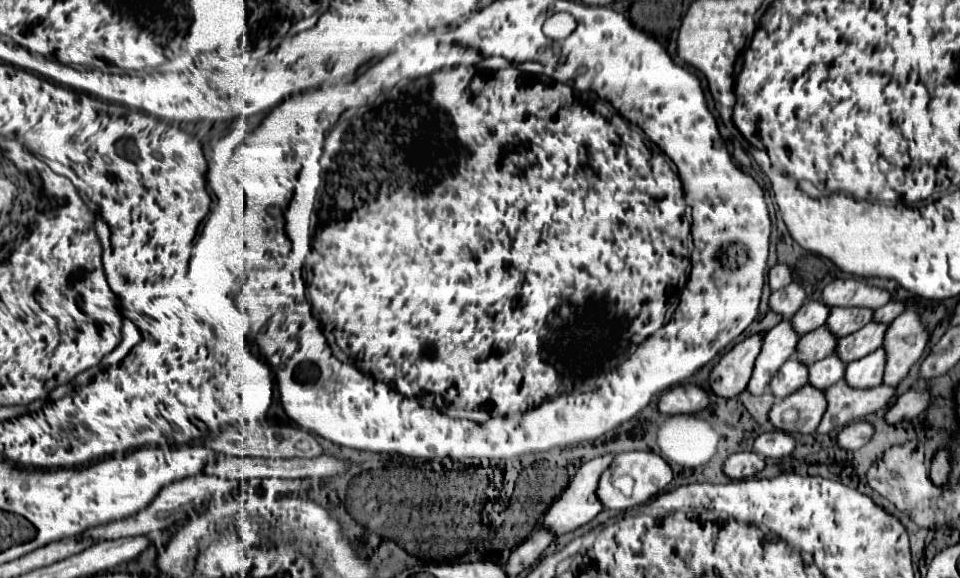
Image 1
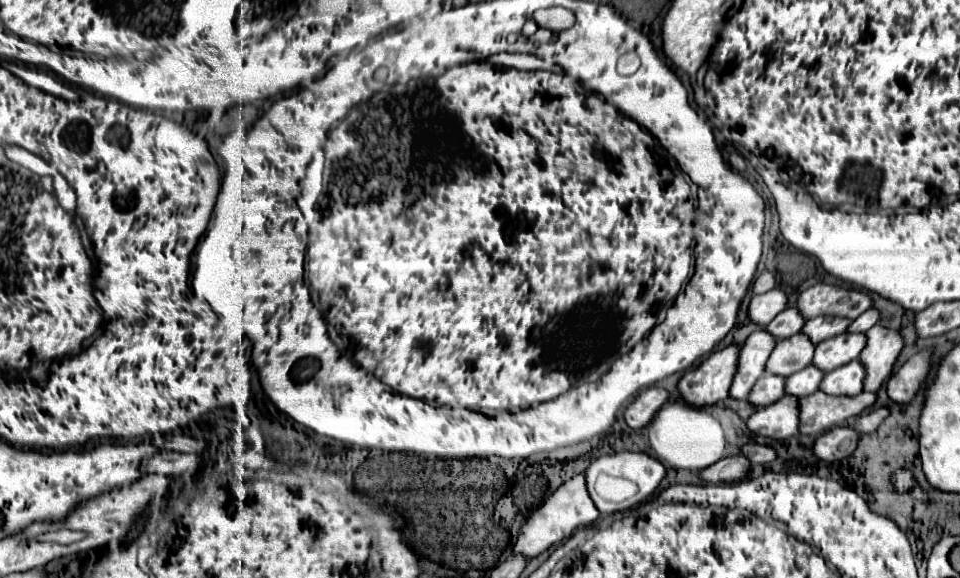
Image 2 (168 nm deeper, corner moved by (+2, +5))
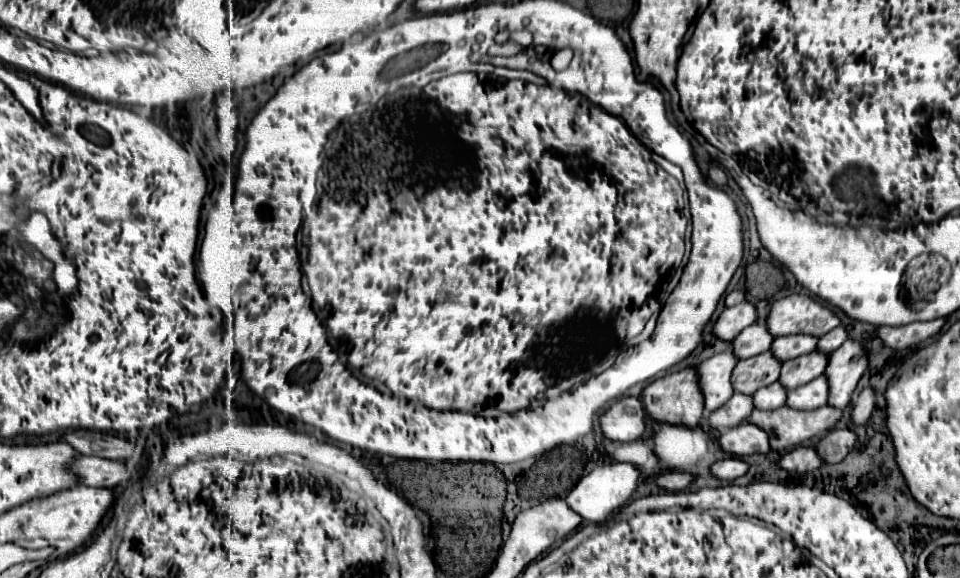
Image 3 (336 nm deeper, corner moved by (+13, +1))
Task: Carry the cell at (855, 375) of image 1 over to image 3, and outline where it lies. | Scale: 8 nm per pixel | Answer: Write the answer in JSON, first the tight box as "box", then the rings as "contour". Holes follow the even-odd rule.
{"box":[788,375,828,409],"contour":[[[822,375],[798,389],[788,391],[788,401],[794,409],[818,409],[828,405],[828,379]]]}

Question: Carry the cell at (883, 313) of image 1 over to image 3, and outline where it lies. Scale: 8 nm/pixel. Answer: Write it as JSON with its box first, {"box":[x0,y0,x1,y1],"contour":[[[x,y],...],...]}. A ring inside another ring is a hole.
{"box":[818,327,848,353],"contour":[[[836,327],[836,329],[832,329],[830,333],[826,333],[826,335],[820,337],[818,349],[822,349],[824,353],[832,353],[832,351],[838,349],[846,339],[848,339],[846,329],[844,329],[844,327]]]}

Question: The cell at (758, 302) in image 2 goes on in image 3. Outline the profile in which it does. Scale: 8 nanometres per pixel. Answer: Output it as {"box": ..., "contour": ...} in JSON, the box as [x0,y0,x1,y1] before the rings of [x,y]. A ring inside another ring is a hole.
{"box":[714,301,758,341],"contour":[[[742,301],[740,305],[728,307],[722,311],[722,315],[718,317],[718,321],[714,325],[714,335],[720,339],[732,341],[740,335],[742,329],[756,323],[756,319],[758,319],[758,311],[756,311],[754,303]]]}

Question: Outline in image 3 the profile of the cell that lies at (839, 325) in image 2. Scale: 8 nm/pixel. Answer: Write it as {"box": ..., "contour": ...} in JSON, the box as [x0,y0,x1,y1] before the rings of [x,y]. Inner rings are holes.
{"box":[772,333,818,361],"contour":[[[806,333],[784,335],[784,337],[774,339],[772,353],[780,361],[786,361],[786,359],[794,359],[804,353],[812,353],[816,349],[816,345],[818,345],[818,337],[814,337],[814,335],[806,335]]]}

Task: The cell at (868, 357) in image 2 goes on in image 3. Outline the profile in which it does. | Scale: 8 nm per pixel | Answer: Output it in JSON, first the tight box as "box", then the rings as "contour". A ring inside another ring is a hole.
{"box":[826,339,868,409],"contour":[[[856,339],[844,341],[830,353],[826,377],[830,381],[830,405],[846,409],[852,403],[854,389],[868,369],[868,353]]]}

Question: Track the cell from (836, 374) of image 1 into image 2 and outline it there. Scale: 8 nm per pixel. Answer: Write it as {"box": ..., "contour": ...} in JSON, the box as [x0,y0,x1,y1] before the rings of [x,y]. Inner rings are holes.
{"box":[785,365,823,397],"contour":[[[809,365],[803,371],[797,371],[789,379],[785,379],[785,393],[793,397],[805,397],[809,393],[815,393],[821,377],[823,373],[817,367]]]}

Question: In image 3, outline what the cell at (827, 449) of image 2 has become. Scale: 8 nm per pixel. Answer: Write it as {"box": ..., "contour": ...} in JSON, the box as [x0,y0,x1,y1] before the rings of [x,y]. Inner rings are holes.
{"box":[780,447,826,473],"contour":[[[796,447],[782,455],[780,467],[786,471],[798,471],[798,473],[808,473],[814,469],[820,469],[826,461],[818,455],[814,447]]]}

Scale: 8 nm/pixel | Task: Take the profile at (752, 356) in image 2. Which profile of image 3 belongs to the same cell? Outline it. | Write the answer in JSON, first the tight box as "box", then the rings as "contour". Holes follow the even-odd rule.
{"box":[696,351,738,411],"contour":[[[734,351],[718,353],[706,361],[702,361],[696,369],[702,377],[702,393],[706,397],[706,411],[714,411],[722,407],[734,393],[732,387],[732,371],[738,365],[738,357]]]}

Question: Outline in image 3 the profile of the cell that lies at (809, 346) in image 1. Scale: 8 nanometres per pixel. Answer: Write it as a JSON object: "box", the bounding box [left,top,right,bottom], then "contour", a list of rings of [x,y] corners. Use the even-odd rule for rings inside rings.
{"box":[732,351,782,395],"contour":[[[766,351],[740,361],[734,369],[732,385],[740,393],[754,395],[758,389],[778,381],[780,369],[782,369],[782,361],[776,359],[772,351]]]}

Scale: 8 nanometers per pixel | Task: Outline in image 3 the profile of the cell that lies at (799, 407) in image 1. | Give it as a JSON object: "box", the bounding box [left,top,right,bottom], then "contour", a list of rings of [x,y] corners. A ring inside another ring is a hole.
{"box":[720,421,770,455],"contour":[[[742,421],[732,427],[728,433],[720,435],[720,447],[732,455],[750,455],[750,453],[768,453],[770,441],[768,433],[750,421]]]}

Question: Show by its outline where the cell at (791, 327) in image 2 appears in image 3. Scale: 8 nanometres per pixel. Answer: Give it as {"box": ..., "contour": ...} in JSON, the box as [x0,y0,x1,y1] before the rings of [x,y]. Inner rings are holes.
{"box":[732,325,774,359],"contour":[[[750,325],[746,327],[734,341],[732,341],[732,349],[736,353],[738,359],[746,359],[746,357],[752,357],[752,355],[760,355],[764,353],[766,349],[772,347],[772,341],[774,337],[770,335],[768,327],[766,325]]]}

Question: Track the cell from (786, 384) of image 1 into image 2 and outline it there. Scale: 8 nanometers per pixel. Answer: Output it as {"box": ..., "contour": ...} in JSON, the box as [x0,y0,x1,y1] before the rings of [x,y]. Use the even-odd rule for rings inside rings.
{"box":[747,373,785,407],"contour":[[[765,373],[751,389],[747,401],[753,405],[753,407],[767,407],[771,403],[775,403],[777,399],[781,399],[785,395],[783,391],[783,383],[785,379],[783,377],[773,377],[769,373]]]}

